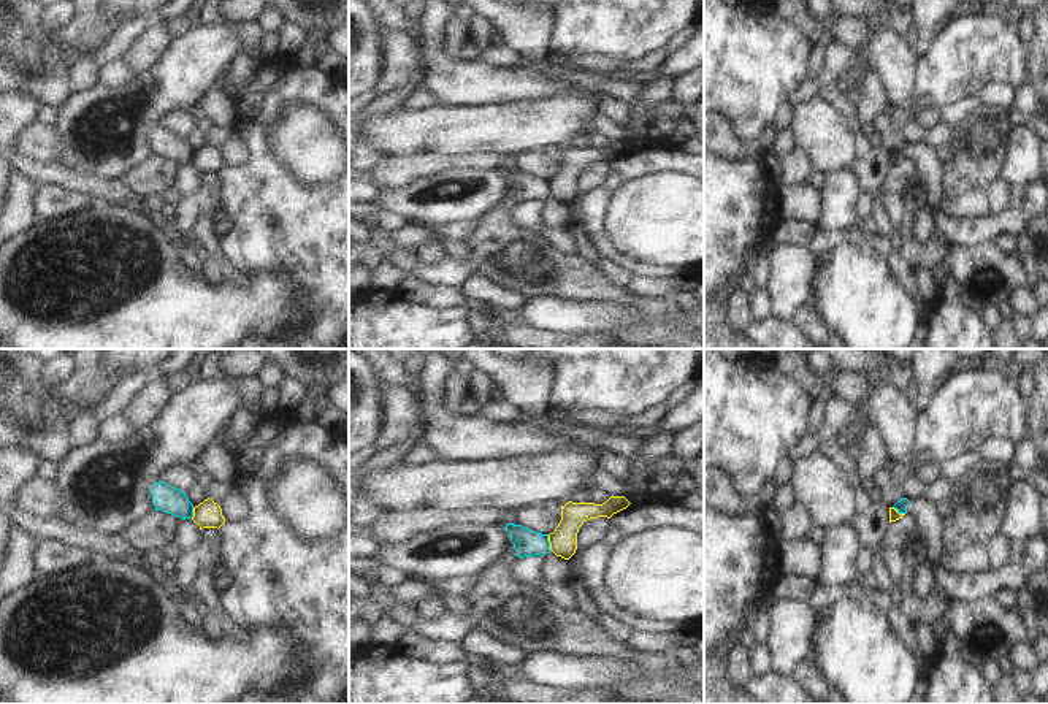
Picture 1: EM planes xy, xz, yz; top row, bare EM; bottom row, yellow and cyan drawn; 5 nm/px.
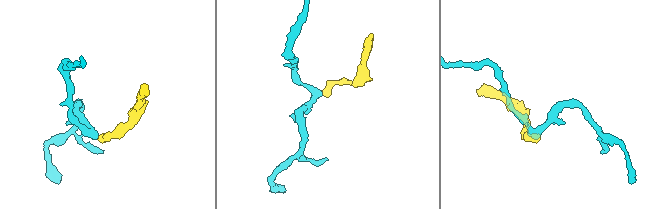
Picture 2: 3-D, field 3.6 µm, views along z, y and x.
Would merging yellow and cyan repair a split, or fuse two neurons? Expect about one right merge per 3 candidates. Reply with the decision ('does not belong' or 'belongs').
does not belong

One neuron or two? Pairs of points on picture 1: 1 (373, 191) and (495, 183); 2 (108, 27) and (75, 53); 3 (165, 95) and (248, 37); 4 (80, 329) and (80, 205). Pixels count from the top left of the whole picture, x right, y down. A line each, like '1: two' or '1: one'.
1: two
2: two
3: two
4: two

